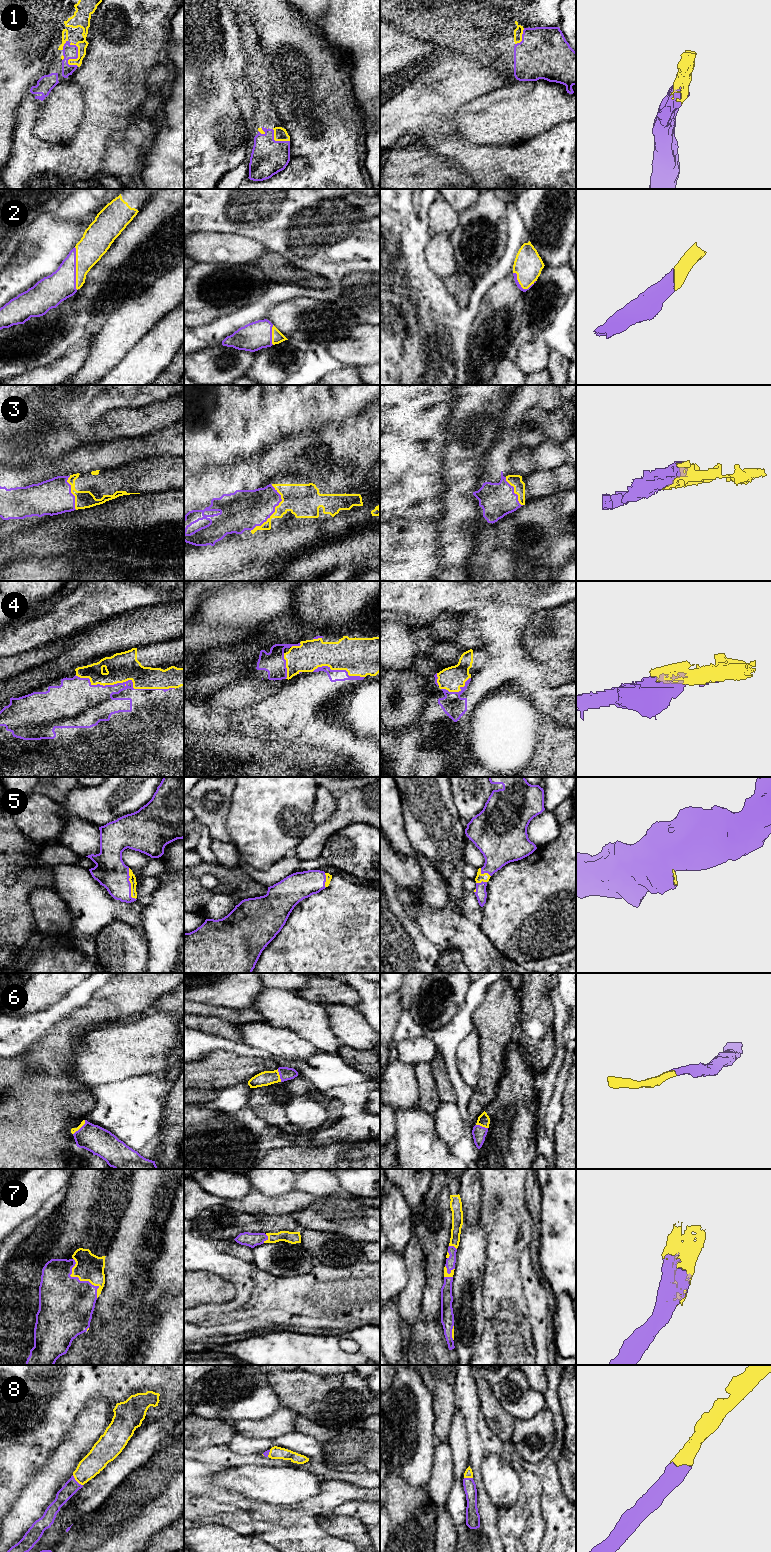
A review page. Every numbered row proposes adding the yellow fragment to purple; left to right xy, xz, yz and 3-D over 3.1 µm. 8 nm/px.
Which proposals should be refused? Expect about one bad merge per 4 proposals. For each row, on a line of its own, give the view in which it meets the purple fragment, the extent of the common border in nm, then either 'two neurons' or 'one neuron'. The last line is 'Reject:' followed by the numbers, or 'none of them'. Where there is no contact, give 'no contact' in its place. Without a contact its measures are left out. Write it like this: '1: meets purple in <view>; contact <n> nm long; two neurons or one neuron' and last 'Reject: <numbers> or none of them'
1: meets purple in xy; contact 220 nm long; one neuron
2: meets purple in xy; contact 340 nm long; one neuron
3: meets purple in xz; contact 400 nm long; one neuron
4: meets purple in xy; contact 800 nm long; one neuron
5: meets purple in xy; contact 260 nm long; one neuron
6: meets purple in xy; contact 160 nm long; one neuron
7: meets purple in xy; contact 380 nm long; one neuron
8: meets purple in xy; contact 120 nm long; one neuron
Reject: none of them

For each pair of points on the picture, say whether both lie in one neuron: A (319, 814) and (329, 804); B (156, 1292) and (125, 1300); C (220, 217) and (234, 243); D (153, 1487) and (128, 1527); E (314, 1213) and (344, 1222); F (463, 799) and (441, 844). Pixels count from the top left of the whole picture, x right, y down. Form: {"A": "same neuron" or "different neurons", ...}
{"A": "same neuron", "B": "different neurons", "C": "different neurons", "D": "same neuron", "E": "same neuron", "F": "different neurons"}

